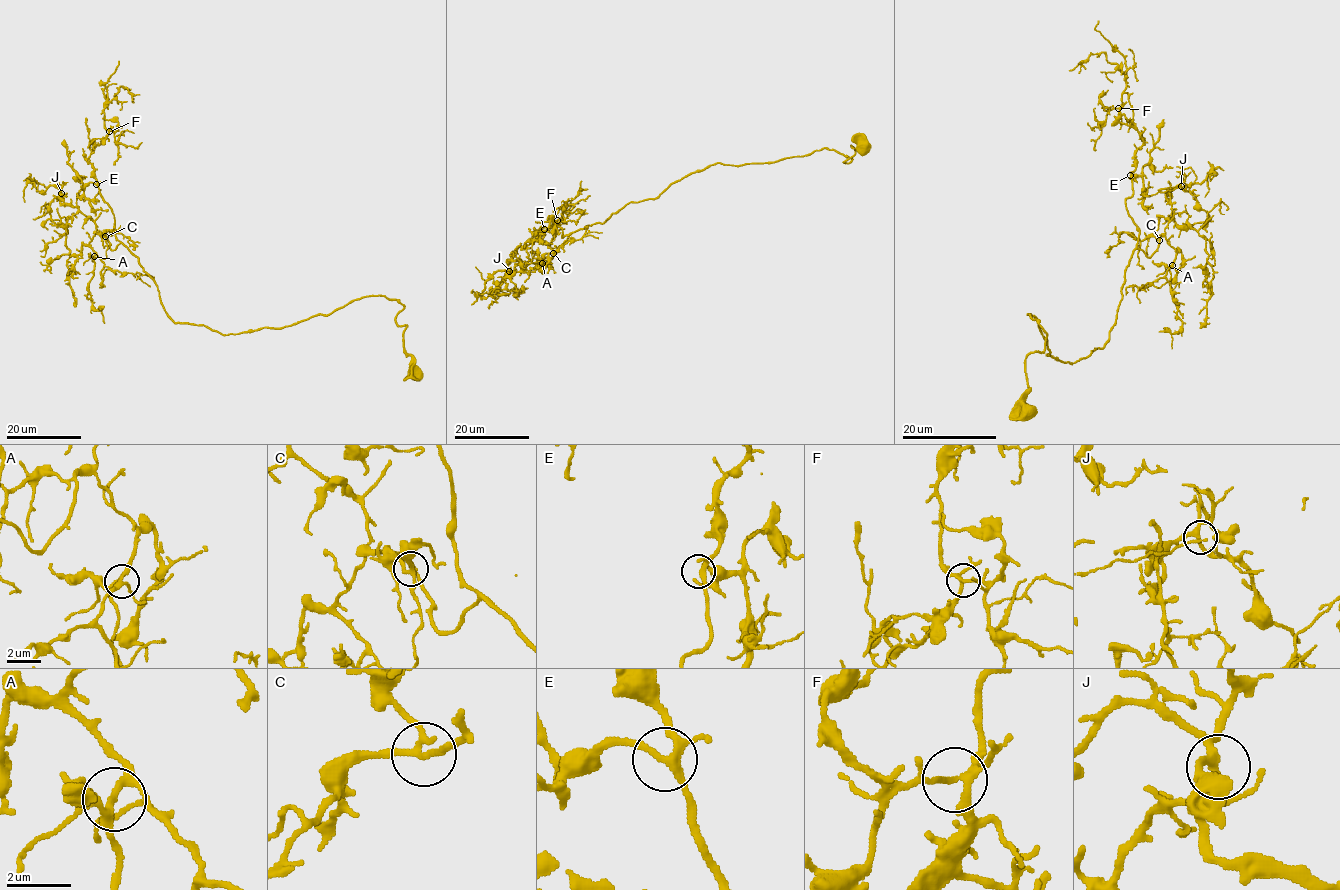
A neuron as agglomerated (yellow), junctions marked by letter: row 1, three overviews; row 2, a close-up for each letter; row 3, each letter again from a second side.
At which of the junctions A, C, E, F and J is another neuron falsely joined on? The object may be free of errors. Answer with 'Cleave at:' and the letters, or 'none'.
Cleave at: none

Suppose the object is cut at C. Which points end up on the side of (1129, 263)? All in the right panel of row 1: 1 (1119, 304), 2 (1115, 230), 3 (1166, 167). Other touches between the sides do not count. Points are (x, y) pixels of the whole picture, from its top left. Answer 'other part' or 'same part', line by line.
1: same part
2: other part
3: same part

